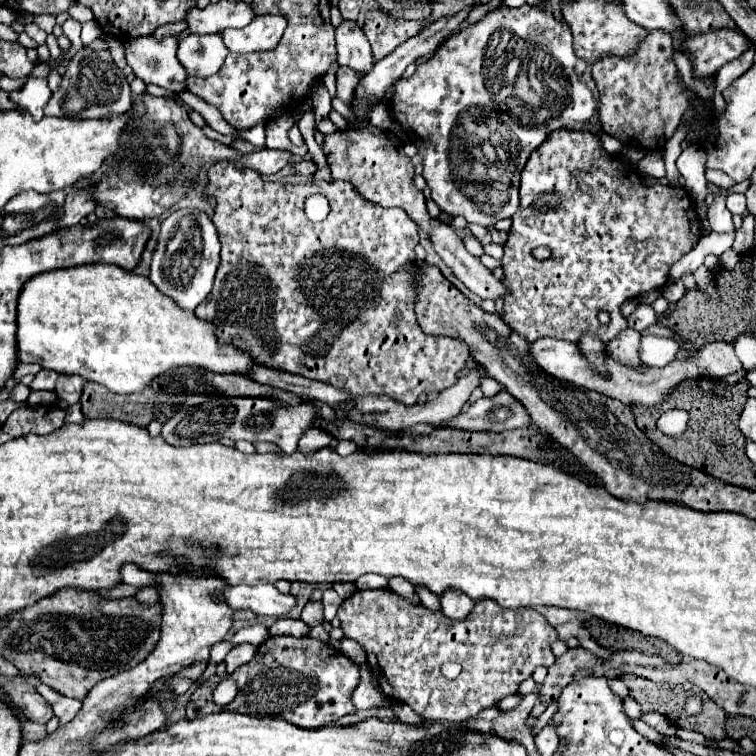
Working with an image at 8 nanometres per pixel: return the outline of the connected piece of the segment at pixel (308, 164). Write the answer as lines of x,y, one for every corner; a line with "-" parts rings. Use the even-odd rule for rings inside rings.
301,160
297,164
293,164
295,174
297,176
313,176
317,172
317,164
313,160

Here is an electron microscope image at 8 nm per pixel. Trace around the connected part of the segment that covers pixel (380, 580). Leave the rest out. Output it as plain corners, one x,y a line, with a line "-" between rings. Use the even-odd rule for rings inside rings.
365,574
355,580
357,590
385,590
389,588
389,580
379,574

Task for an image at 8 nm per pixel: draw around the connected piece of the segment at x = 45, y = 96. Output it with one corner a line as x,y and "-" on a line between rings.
29,78
23,84
23,90
19,88
15,92
11,92
9,98
17,106
25,108
33,116
33,120
41,120
43,118
43,106
51,98
51,90
49,90
45,78

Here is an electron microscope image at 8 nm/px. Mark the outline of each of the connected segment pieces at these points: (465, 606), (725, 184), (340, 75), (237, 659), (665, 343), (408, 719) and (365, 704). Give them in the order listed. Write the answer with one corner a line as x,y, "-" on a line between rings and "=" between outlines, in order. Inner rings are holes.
447,592
439,596
439,600
441,600
441,612
453,620
465,620
475,604
469,596
459,592
=
707,170
707,181
721,188
731,188
735,185
735,180
731,176
723,174
719,170
=
339,66
339,68
337,68
337,96
339,96
345,104
351,104
359,80
361,80
361,78
359,78
351,68
345,68
345,66
=
239,644
239,646
231,648
231,652
225,657
226,672
233,674
233,670
235,670
237,666
251,662
251,658
255,656
255,650
257,650
257,648
251,646
251,644
=
643,336
641,340
641,360
643,364
651,368
663,368
671,360
675,360
675,354
679,350
679,344
671,338
659,338
659,336
=
395,703
391,707
394,710
394,712
398,715
399,720
403,723
419,724
425,722
425,719
421,718
406,704
=
361,664
361,682
359,682
357,690
353,692
353,706
357,710
391,706
391,700
387,700
387,696
379,690
379,684
375,682
373,670
367,664

